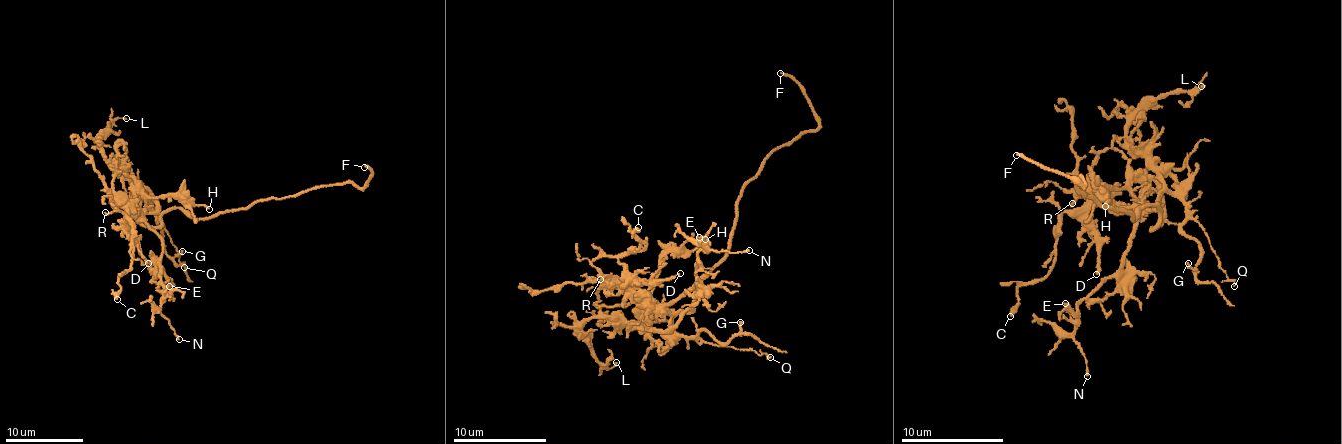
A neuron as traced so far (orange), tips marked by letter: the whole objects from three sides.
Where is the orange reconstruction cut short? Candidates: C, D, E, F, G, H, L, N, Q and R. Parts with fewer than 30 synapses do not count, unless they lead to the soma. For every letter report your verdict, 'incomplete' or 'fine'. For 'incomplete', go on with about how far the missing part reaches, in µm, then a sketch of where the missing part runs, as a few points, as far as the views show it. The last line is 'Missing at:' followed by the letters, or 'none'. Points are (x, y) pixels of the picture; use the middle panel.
C: fine
D: fine
E: fine
F: incomplete; missing 50 µm; course (780, 73), (762, 66), (708, 61), (693, 62), (603, 47), (576, 37), (531, 29)
G: fine
H: fine
L: fine
N: fine
Q: fine
R: fine
Missing at: F

